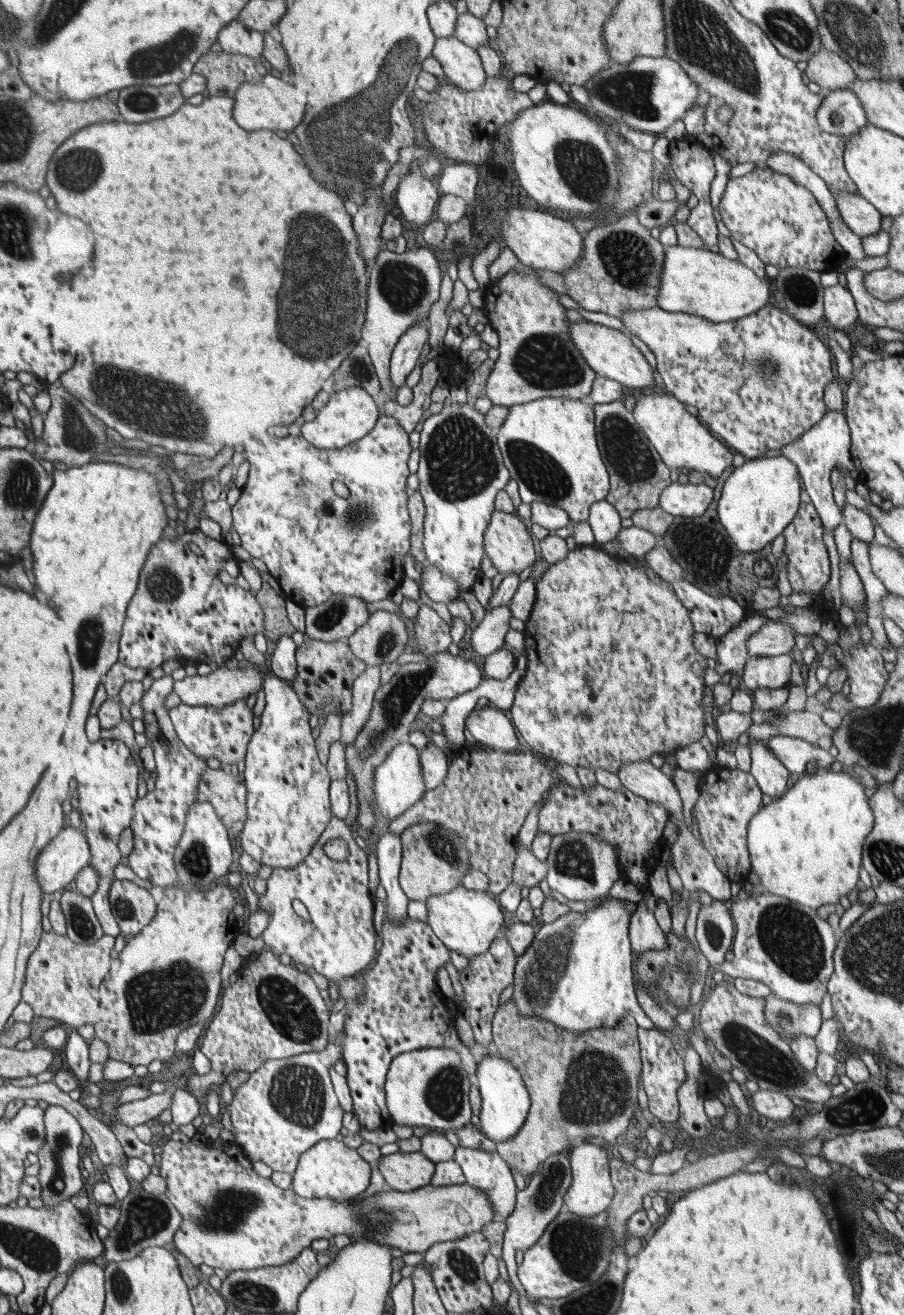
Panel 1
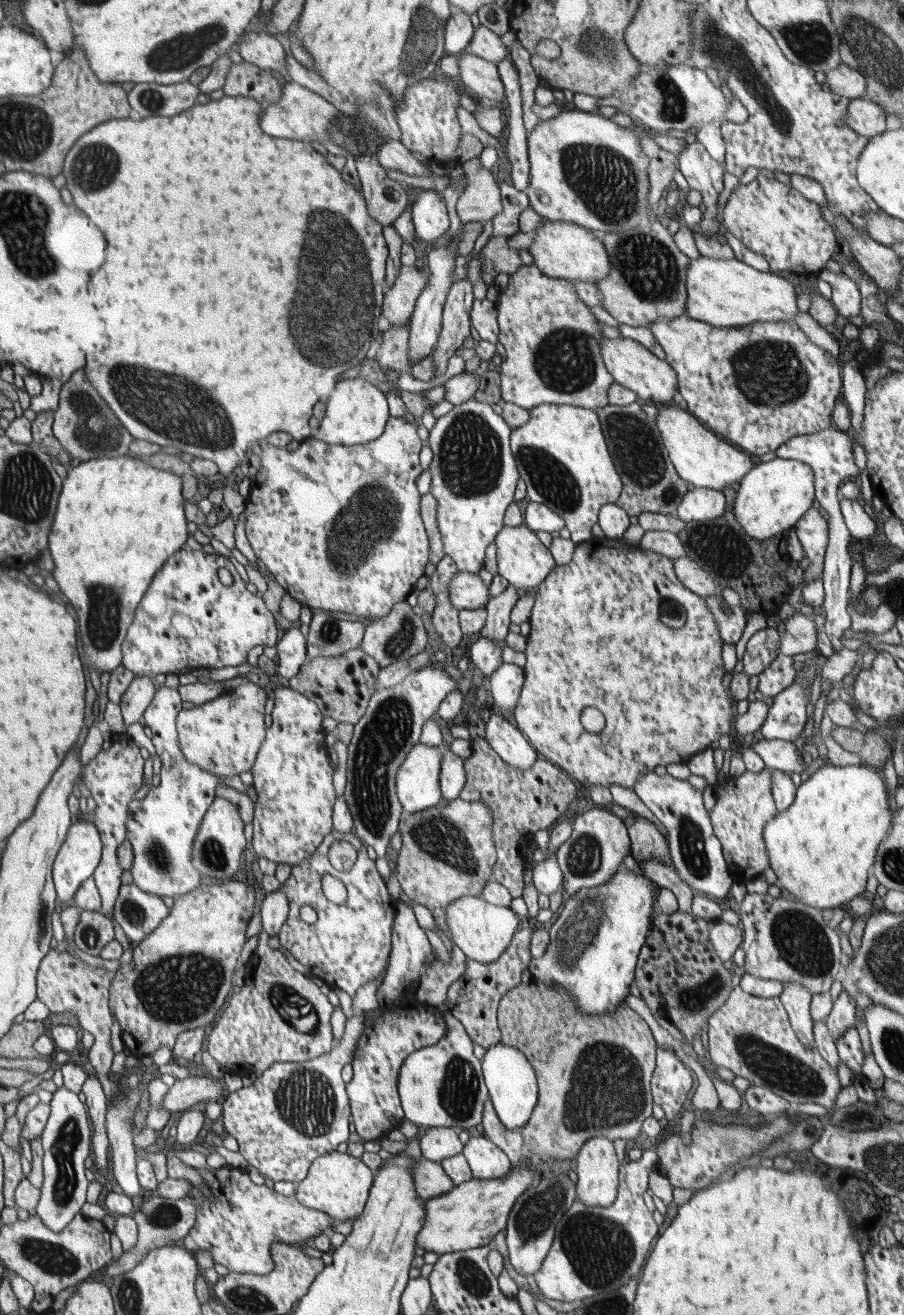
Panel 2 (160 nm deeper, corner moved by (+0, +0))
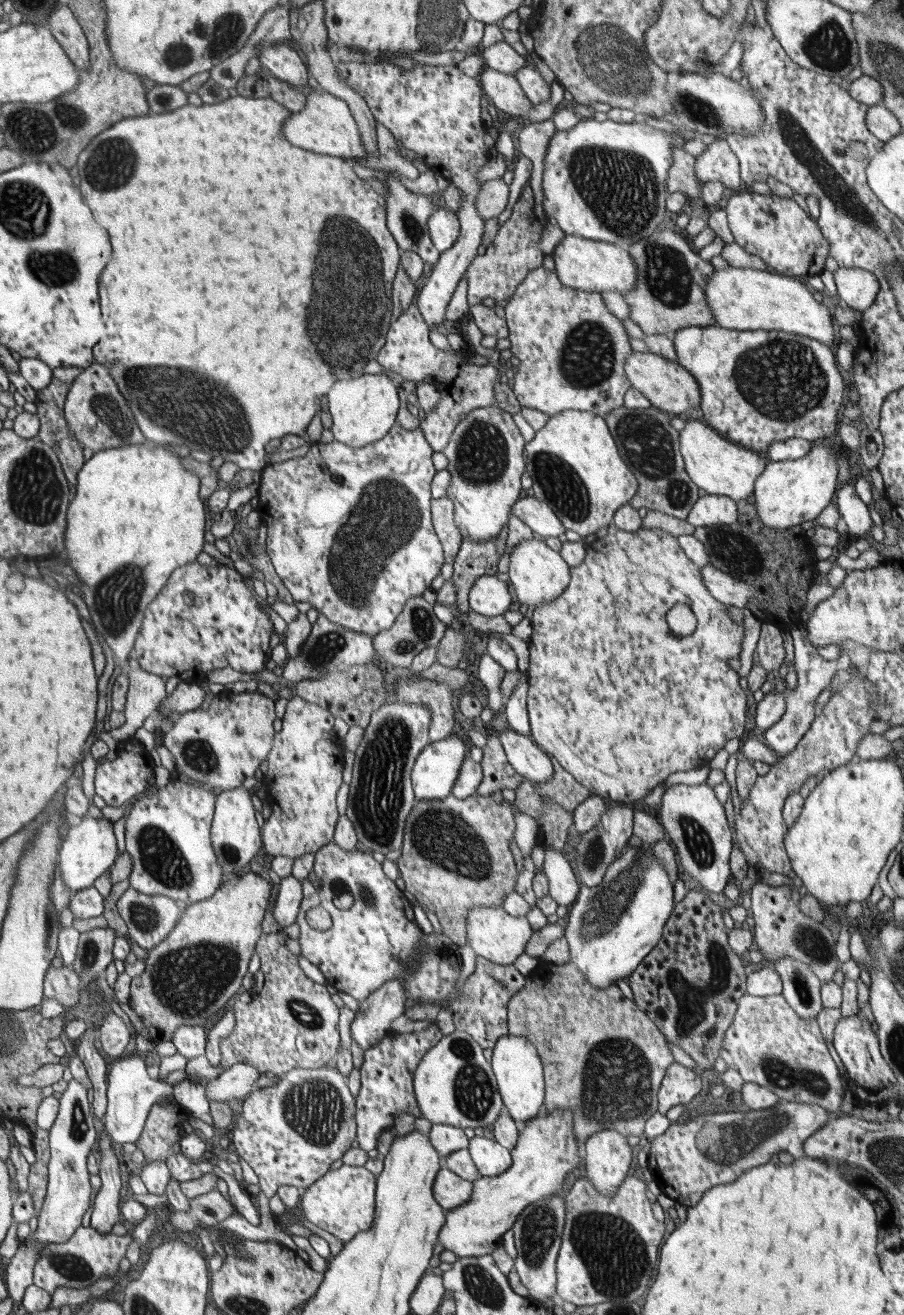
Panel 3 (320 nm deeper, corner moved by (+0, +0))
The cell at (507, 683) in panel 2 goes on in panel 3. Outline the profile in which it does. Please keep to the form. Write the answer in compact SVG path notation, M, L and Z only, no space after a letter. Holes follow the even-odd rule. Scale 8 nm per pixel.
M522 670L523 677L514 693L505 700L505 712L503 713L508 723L518 734L531 734L531 724L528 718L527 709L527 675Z

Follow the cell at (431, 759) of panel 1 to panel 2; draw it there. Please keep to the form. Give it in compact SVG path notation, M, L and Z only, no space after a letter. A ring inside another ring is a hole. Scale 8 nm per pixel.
M445 749L440 766L440 790L442 797L452 801L458 799L460 791L466 785L466 770L464 770L464 759Z

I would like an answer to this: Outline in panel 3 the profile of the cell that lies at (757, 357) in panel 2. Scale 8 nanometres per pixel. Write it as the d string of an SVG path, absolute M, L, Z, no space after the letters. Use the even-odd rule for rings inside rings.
M718 325L680 329L673 334L671 339L675 348L674 350L676 350L676 362L680 364L682 368L688 370L699 384L701 390L700 408L704 413L703 422L730 442L765 455L770 443L780 442L780 440L787 440L788 438L795 437L812 442L817 439L828 438L828 436L833 435L837 431L840 422L838 410L840 410L840 406L842 406L845 382L843 380L842 371L829 346L826 346L819 341L812 343L806 336L799 336L788 332L764 331L763 329L737 331L722 328Z

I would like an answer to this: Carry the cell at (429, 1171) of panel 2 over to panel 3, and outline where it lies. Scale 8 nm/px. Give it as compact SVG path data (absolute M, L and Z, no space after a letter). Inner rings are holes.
M443 1164L435 1178L434 1195L446 1210L452 1210L468 1202L474 1188L473 1181L464 1180Z

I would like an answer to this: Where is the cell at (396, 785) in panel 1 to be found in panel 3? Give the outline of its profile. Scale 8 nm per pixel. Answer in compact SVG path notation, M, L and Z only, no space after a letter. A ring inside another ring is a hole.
M458 735L427 744L412 772L415 802L447 799L468 752L466 742Z

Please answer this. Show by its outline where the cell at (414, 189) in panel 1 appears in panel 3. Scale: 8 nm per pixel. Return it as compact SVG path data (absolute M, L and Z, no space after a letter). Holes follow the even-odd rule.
M441 206L428 219L428 228L435 247L442 254L458 242L462 225L454 211Z

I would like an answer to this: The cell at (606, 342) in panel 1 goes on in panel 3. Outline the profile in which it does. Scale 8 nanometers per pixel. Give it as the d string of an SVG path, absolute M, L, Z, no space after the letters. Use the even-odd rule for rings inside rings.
M632 350L624 361L624 375L632 387L651 400L654 407L673 416L688 417L690 410L701 406L701 390L697 380L676 361Z

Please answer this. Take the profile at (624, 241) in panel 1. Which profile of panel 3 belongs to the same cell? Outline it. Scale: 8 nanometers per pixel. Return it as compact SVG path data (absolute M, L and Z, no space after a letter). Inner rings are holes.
M670 230L656 231L652 236L628 246L628 252L636 263L637 285L622 296L630 309L629 318L644 334L673 337L680 329L714 325L704 289L715 267L693 251L682 234Z

